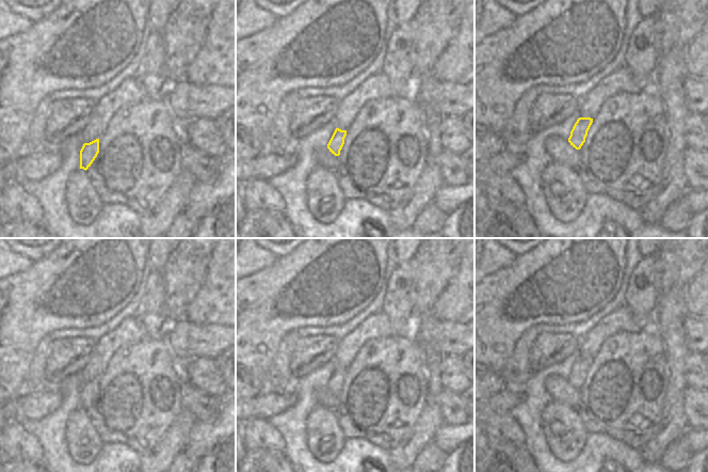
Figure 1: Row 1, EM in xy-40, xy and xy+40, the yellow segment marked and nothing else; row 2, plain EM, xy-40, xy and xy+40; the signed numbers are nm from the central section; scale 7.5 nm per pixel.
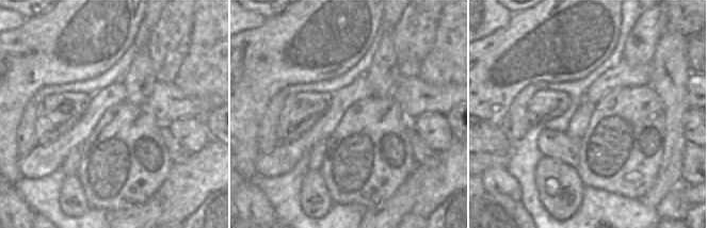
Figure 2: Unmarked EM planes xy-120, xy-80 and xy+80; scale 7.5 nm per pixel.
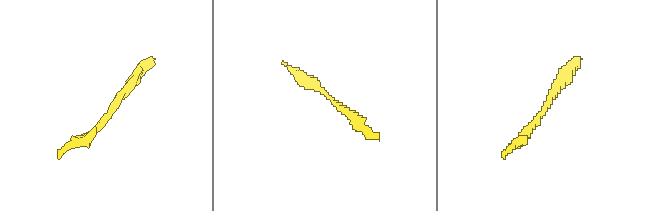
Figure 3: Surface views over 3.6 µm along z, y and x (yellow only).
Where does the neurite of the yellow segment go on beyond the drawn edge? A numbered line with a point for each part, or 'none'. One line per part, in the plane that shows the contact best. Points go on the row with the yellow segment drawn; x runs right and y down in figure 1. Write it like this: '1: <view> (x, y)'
1: xy+40 (560, 150)

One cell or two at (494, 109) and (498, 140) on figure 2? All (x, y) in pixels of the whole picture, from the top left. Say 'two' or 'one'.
two

